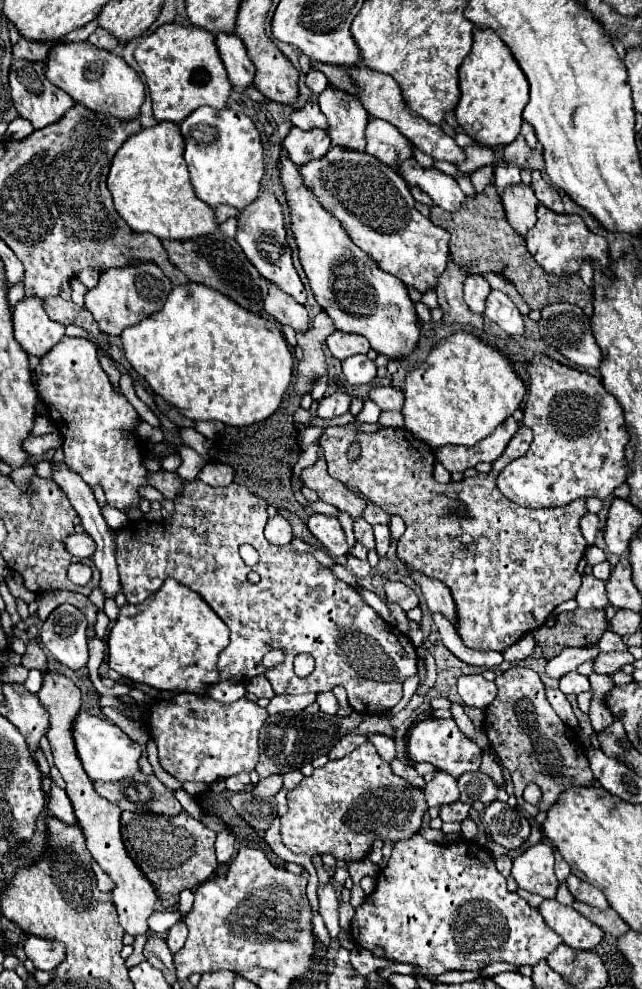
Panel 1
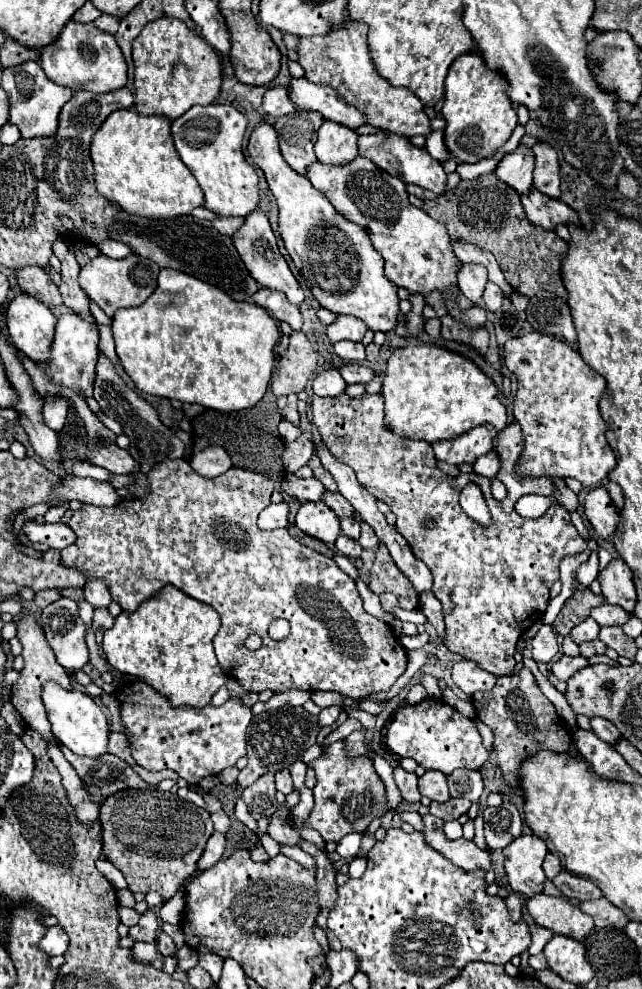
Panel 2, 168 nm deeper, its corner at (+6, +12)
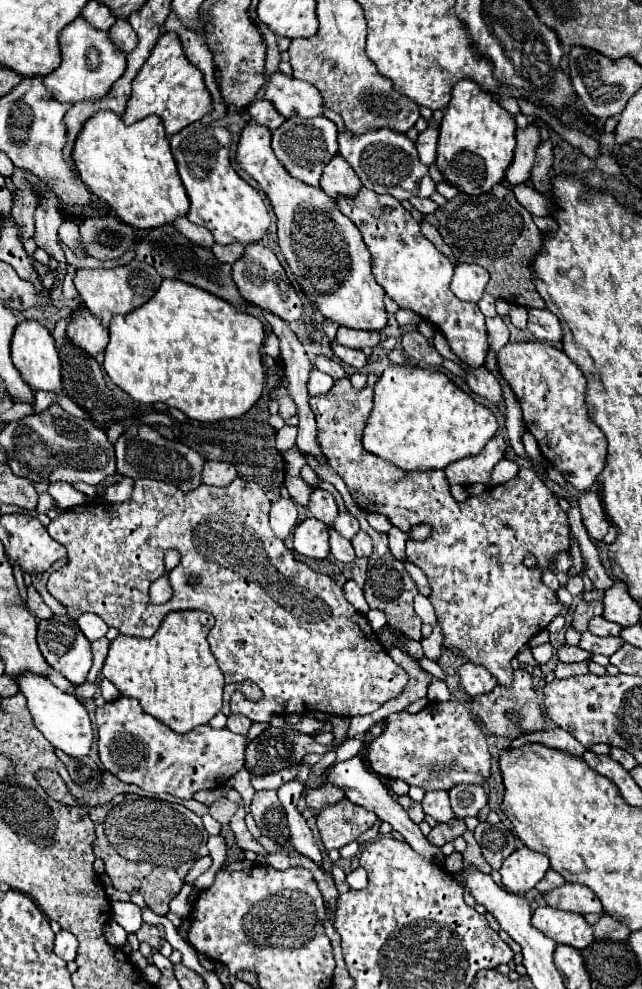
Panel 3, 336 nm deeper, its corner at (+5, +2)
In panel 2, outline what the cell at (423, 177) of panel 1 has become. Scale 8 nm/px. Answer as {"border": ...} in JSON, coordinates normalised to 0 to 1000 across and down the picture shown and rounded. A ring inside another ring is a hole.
{"border":[[[589,132],[589,134],[576,134],[576,137],[561,137],[558,139],[558,155],[570,161],[576,161],[589,171],[617,177],[626,185],[642,185],[651,187],[657,191],[667,191],[679,197],[692,195],[692,187],[695,187],[695,175],[688,171],[688,167],[682,163],[676,163],[664,151],[645,149],[639,145],[636,139],[620,139],[601,132]]]}

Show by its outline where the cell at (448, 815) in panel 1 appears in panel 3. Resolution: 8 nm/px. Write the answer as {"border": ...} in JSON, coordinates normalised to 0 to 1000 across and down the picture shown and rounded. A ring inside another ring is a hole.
{"border":[[[702,828],[696,832],[681,832],[671,842],[665,844],[665,848],[674,852],[674,854],[693,854],[696,850],[709,850],[712,846],[718,846],[721,842],[727,840],[727,834],[721,828]]]}

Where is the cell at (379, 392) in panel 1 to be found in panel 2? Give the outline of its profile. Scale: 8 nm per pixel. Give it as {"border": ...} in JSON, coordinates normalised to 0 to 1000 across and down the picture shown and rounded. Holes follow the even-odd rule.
{"border":[[[533,367],[526,371],[526,375],[533,377],[539,387],[567,387],[570,389],[583,381],[583,375],[561,367]]]}

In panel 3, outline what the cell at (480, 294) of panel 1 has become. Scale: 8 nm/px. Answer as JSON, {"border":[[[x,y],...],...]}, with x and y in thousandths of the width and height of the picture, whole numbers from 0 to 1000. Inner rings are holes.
{"border":[[[718,266],[709,270],[702,290],[718,304],[743,306],[752,300],[759,286],[762,286],[762,276],[752,270]]]}

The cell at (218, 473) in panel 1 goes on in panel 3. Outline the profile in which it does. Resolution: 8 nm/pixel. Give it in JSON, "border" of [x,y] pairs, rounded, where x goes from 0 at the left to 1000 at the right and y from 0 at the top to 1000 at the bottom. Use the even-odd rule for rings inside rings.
{"border":[[[322,466],[313,478],[313,486],[319,490],[338,490],[350,492],[369,482],[369,476],[360,468],[344,468],[344,466]]]}

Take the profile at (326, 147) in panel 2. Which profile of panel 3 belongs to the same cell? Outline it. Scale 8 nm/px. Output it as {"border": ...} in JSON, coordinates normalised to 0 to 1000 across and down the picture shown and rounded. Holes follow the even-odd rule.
{"border":[[[522,157],[509,169],[503,171],[500,177],[500,191],[512,197],[540,197],[540,199],[553,199],[556,193],[562,191],[562,183],[553,177],[553,173],[547,171],[547,167],[534,161],[534,157]]]}

